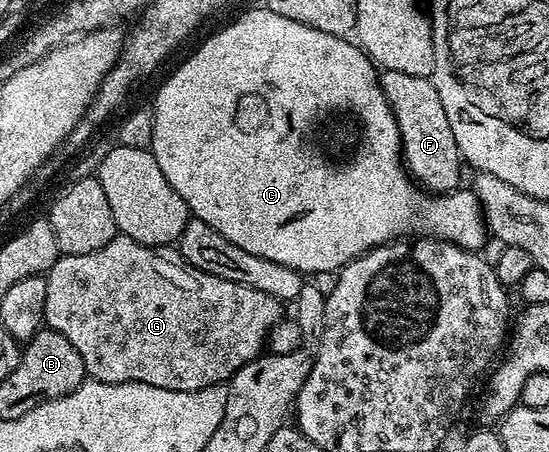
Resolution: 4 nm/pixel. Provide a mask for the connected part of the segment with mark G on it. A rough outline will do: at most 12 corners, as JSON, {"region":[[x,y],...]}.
{"region":[[121,233],[57,258],[85,375],[227,383],[282,304]]}

